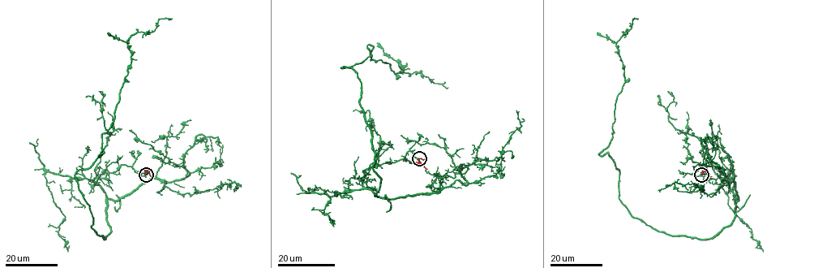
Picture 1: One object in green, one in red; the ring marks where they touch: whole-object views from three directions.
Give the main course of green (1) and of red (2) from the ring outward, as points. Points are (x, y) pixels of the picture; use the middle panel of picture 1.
1: (419, 158), (372, 166), (365, 188), (380, 178), (372, 131), (341, 67), (368, 45), (448, 88)
2: (419, 158), (421, 164), (427, 169)

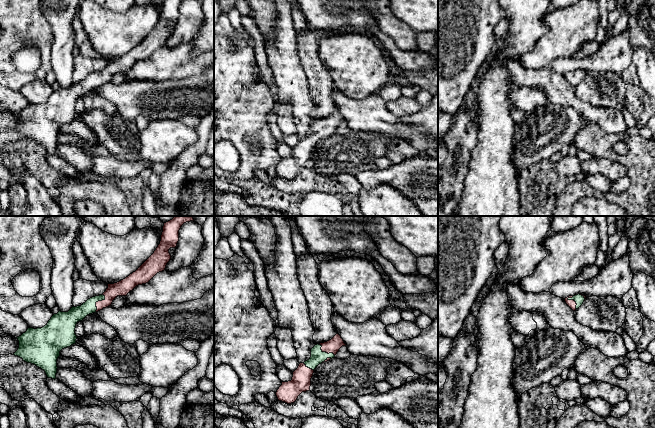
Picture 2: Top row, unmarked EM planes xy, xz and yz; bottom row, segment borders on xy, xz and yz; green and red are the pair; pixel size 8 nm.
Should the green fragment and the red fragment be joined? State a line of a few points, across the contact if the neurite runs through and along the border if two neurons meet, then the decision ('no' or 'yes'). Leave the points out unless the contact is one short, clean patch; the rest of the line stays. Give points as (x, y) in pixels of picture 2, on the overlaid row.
yes

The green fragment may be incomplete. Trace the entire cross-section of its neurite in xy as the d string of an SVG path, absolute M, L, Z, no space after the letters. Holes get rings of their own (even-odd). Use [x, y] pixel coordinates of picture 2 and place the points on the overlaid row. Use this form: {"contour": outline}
{"contour": "M175 216L172 220L164 223L160 244L154 253L135 272L117 283L108 284L108 288L102 295L88 299L81 306L73 306L68 312L59 311L57 314L54 314L44 327L37 329L28 328L25 333L17 337L19 348L13 355L41 368L45 371L48 378L56 379L57 359L60 356L60 351L76 343L76 324L82 321L87 315L111 306L117 296L127 296L136 286L148 283L157 273L164 271L171 259L169 249L176 248L181 226L190 221L194 221L192 216Z"}

